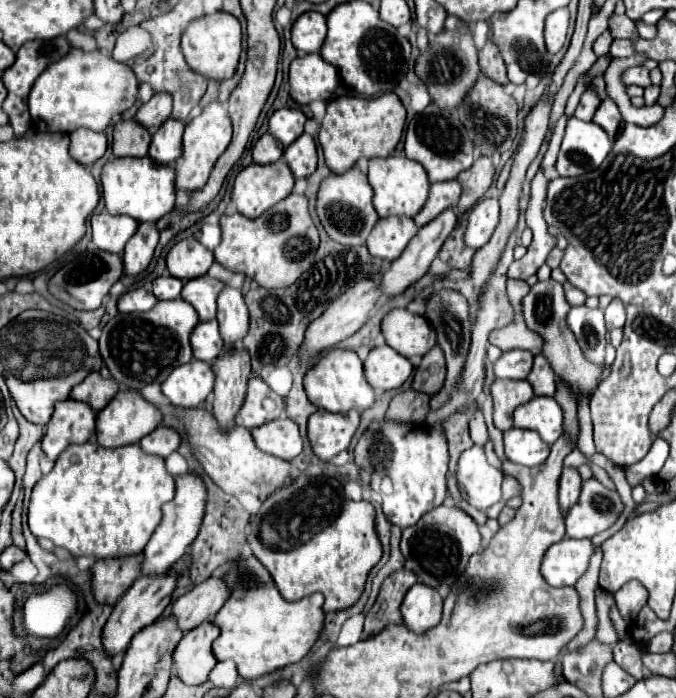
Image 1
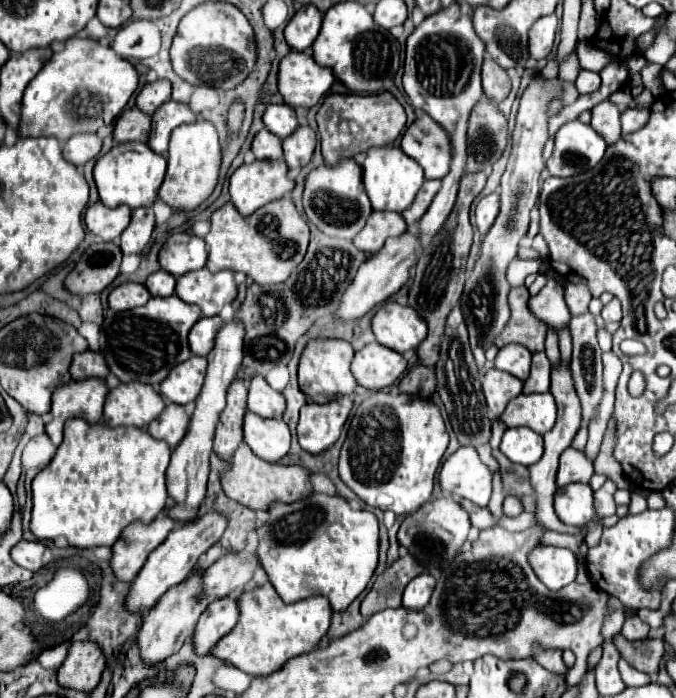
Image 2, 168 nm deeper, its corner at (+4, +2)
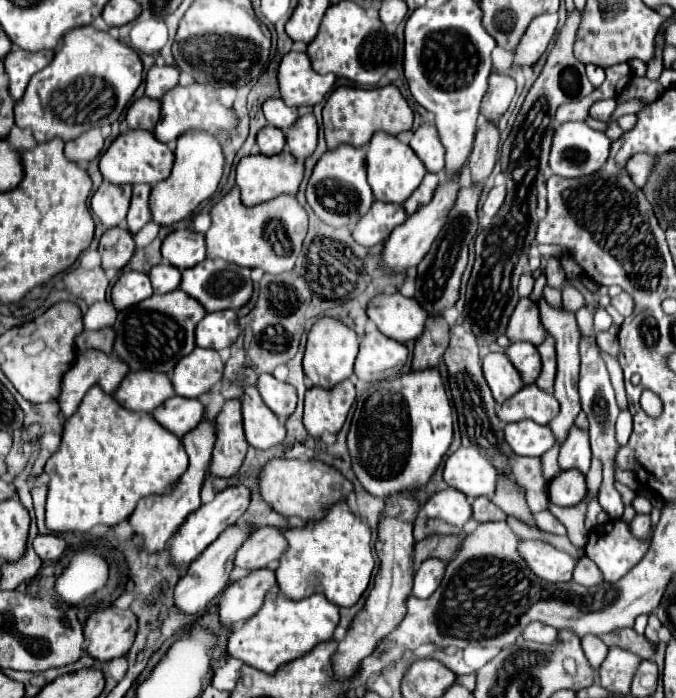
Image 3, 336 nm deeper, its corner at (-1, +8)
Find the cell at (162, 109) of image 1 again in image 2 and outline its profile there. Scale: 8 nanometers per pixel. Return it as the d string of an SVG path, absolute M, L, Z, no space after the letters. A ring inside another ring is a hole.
M160 79L160 81L154 81L154 83L148 83L136 97L136 107L146 113L146 115L154 115L154 111L164 105L168 99L170 99L170 83Z

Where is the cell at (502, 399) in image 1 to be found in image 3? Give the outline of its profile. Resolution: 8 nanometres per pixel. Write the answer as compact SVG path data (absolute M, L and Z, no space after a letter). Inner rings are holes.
M489 353L483 359L483 373L499 405L523 387L519 371L513 367L505 353Z

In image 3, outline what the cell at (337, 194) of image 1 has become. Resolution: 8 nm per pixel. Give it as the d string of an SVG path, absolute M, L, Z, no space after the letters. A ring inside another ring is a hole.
M339 145L337 149L323 153L307 185L307 203L327 225L355 227L357 219L361 219L361 215L365 215L373 205L373 193L365 173L365 151L351 145Z

